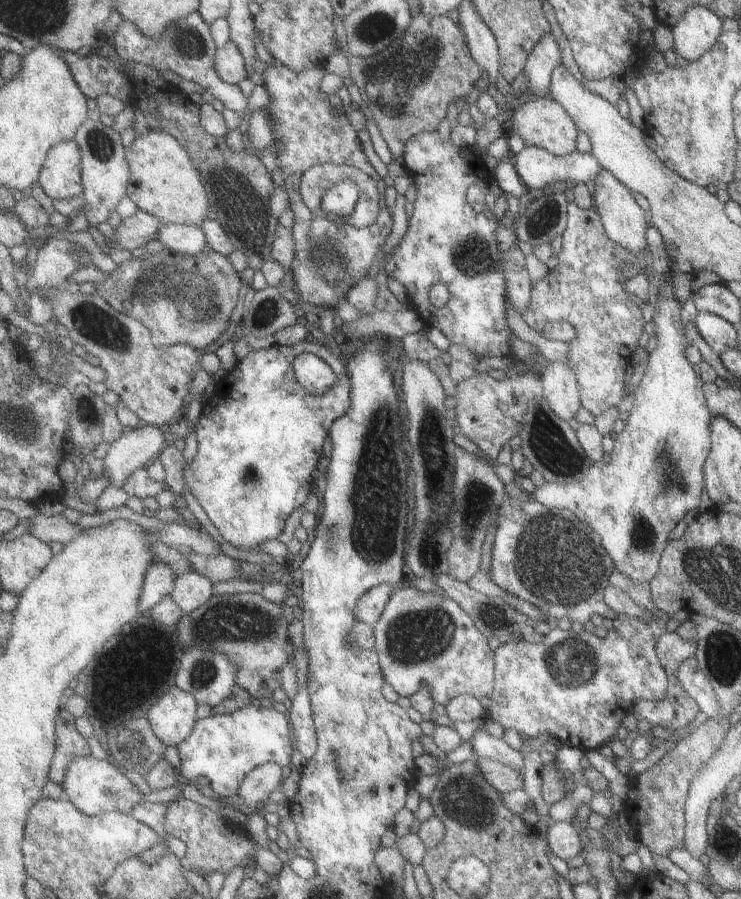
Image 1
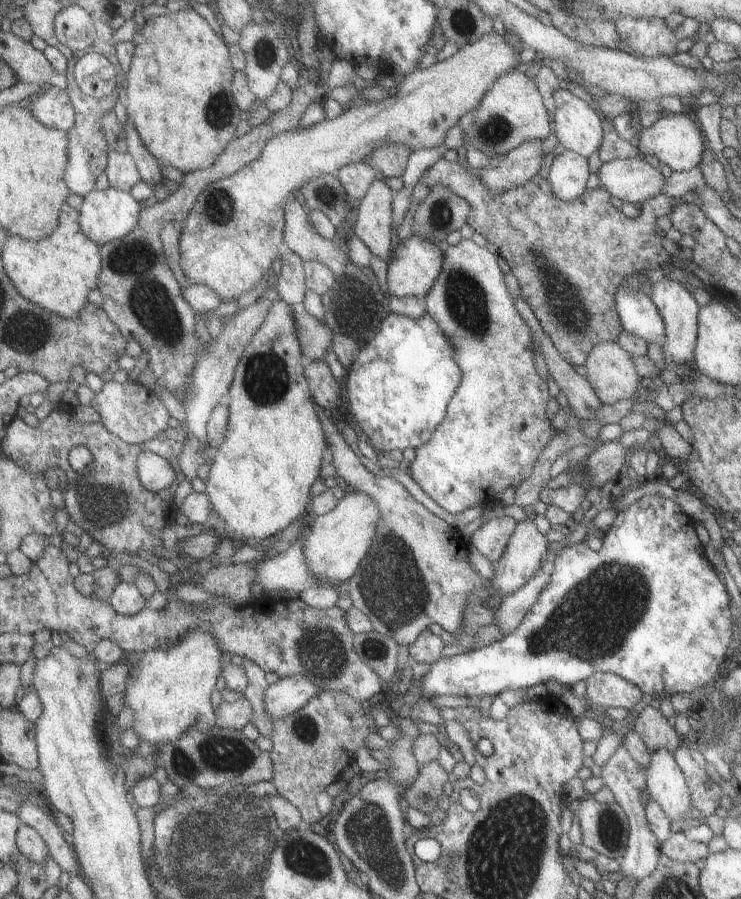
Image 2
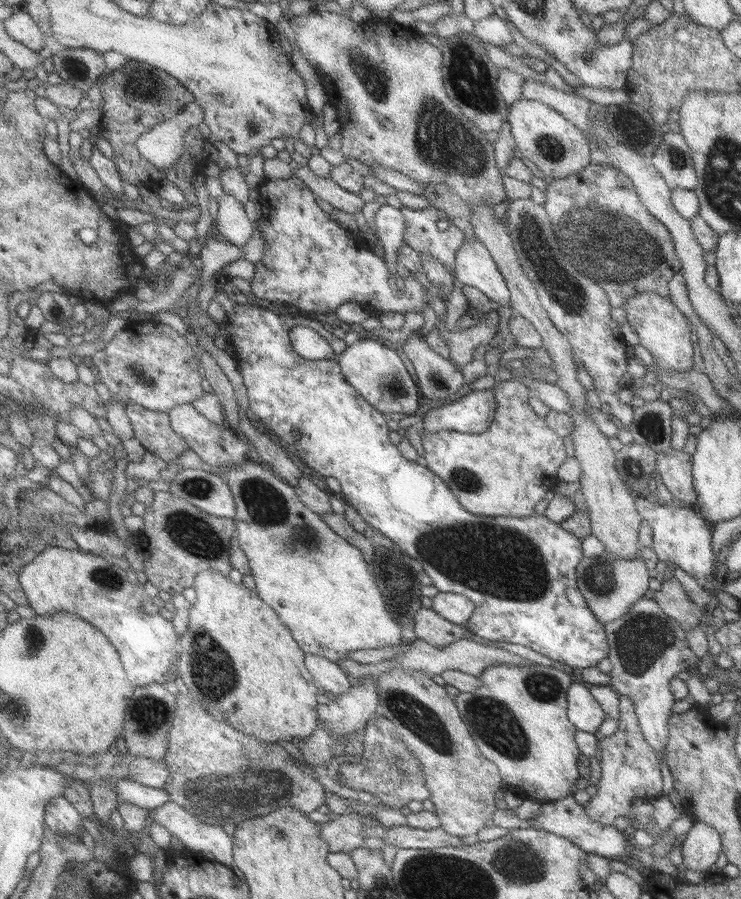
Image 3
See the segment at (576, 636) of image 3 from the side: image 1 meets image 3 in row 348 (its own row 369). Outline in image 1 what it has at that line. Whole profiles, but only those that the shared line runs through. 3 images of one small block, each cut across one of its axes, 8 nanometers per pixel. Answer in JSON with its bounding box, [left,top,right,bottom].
[184,340,351,551]

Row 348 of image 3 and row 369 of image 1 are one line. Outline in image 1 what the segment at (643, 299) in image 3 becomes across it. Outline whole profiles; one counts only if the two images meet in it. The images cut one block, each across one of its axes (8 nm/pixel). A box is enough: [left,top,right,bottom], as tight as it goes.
[531,250,712,583]

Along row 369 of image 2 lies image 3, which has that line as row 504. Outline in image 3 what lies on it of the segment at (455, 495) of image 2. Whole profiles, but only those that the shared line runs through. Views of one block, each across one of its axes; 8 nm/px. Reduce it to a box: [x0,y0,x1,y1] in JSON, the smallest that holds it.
[421,377,566,518]

